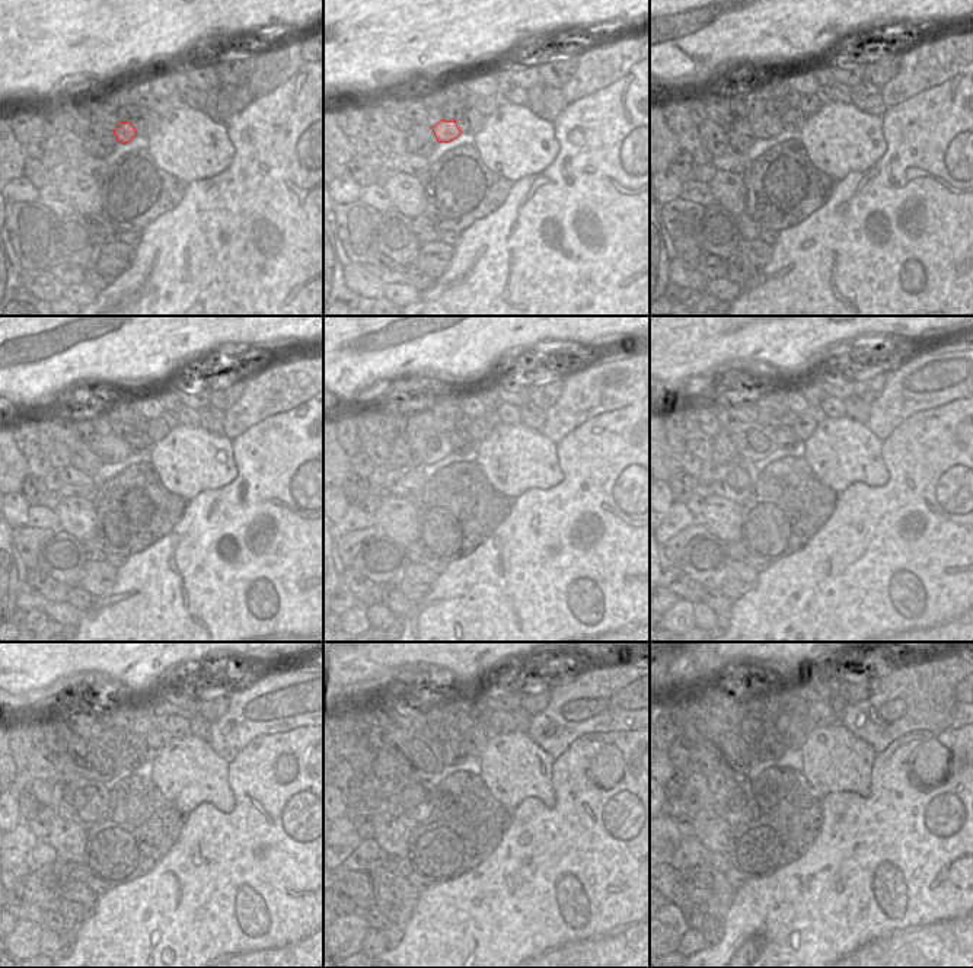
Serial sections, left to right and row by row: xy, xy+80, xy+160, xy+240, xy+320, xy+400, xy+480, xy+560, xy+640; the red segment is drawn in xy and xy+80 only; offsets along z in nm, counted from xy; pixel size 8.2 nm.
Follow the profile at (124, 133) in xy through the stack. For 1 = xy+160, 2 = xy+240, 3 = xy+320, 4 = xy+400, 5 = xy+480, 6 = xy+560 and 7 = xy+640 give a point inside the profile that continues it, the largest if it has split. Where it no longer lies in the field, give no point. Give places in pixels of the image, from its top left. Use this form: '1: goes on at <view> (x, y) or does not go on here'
1: goes on at xy+160 (766, 125)
2: goes on at xy+240 (109, 449)
3: goes on at xy+320 (428, 446)
4: goes on at xy+400 (752, 440)
5: goes on at xy+480 (93, 760)
6: goes on at xy+560 (424, 757)
7: goes on at xy+640 (737, 756)

